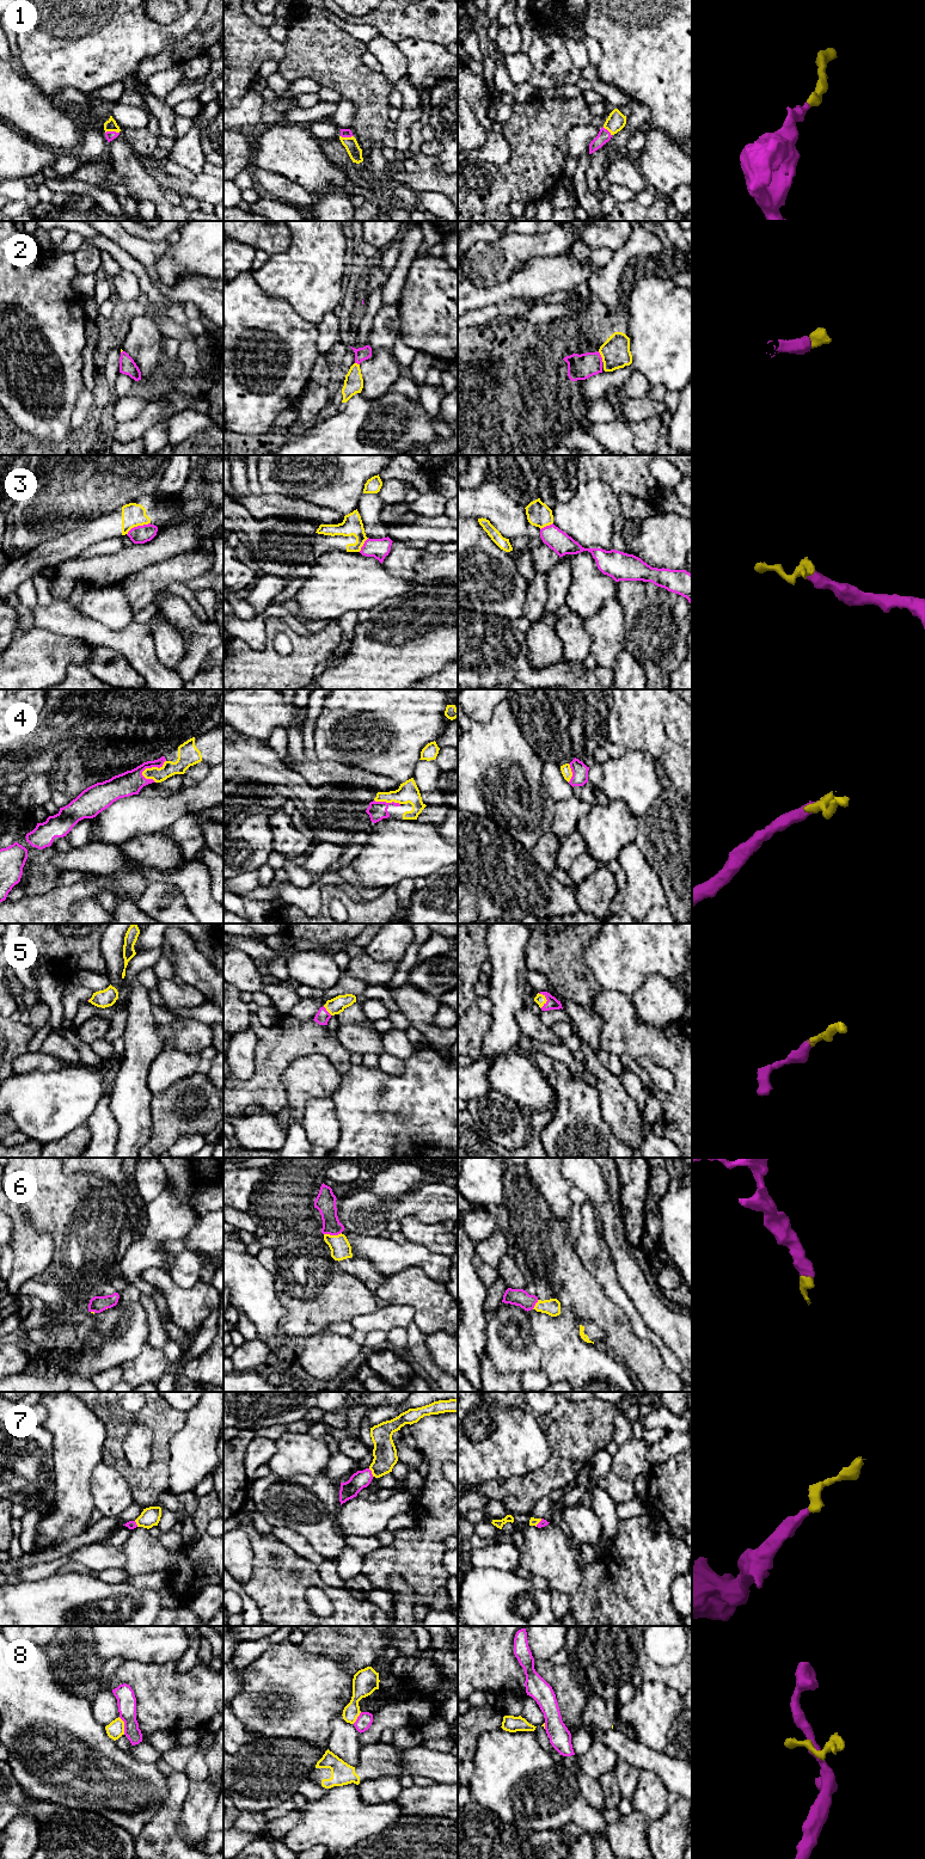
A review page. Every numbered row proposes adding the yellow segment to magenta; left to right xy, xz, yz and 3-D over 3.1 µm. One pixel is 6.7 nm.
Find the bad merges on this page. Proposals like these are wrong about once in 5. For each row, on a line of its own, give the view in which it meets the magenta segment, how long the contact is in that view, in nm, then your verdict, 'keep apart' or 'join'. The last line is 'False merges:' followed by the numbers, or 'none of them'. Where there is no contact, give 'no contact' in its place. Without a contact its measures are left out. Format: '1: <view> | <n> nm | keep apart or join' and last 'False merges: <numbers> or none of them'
1: xy | 100 nm | join
2: yz | 80 nm | join
3: xy | 180 nm | keep apart
4: xy | 190 nm | join
5: yz | 110 nm | join
6: xz | 120 nm | join
7: xz | 70 nm | join
8: xy | 130 nm | keep apart
False merges: 3, 8

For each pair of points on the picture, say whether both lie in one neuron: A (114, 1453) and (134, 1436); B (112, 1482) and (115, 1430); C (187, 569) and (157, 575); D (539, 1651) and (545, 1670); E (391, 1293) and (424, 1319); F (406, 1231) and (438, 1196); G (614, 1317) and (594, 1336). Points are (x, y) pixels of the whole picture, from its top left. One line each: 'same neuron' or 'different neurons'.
A: different neurons
B: different neurons
C: same neuron
D: different neurons
E: same neuron
F: different neurons
G: different neurons

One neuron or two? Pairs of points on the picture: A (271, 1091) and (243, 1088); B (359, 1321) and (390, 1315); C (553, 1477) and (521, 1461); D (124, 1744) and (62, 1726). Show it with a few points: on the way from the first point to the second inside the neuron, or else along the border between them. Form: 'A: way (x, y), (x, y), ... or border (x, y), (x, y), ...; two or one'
A: way (264, 1091), (250, 1091); one
B: way (366, 1321), (383, 1319); one
C: border (549, 1443), (550, 1456), (540, 1467), (510, 1477); two
D: border (115, 1741), (121, 1749), (128, 1750); two

